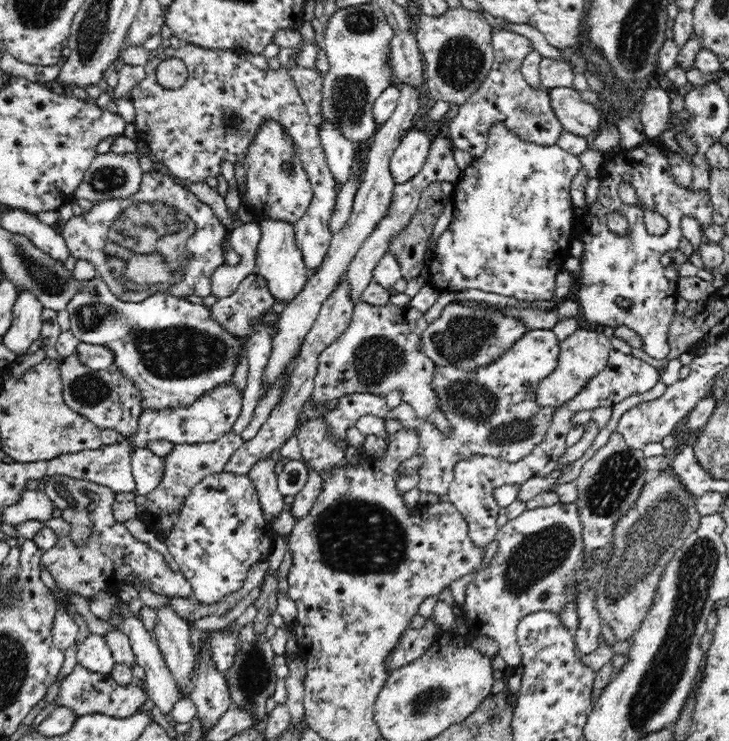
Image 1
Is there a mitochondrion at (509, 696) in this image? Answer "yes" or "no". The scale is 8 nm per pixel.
no

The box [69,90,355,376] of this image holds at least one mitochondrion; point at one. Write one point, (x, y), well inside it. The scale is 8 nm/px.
(149, 245)

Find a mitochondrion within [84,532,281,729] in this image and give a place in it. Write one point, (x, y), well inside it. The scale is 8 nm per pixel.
(253, 677)

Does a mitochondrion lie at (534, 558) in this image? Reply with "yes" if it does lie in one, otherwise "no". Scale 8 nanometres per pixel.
yes

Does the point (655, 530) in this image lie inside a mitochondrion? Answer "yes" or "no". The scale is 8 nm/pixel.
yes

